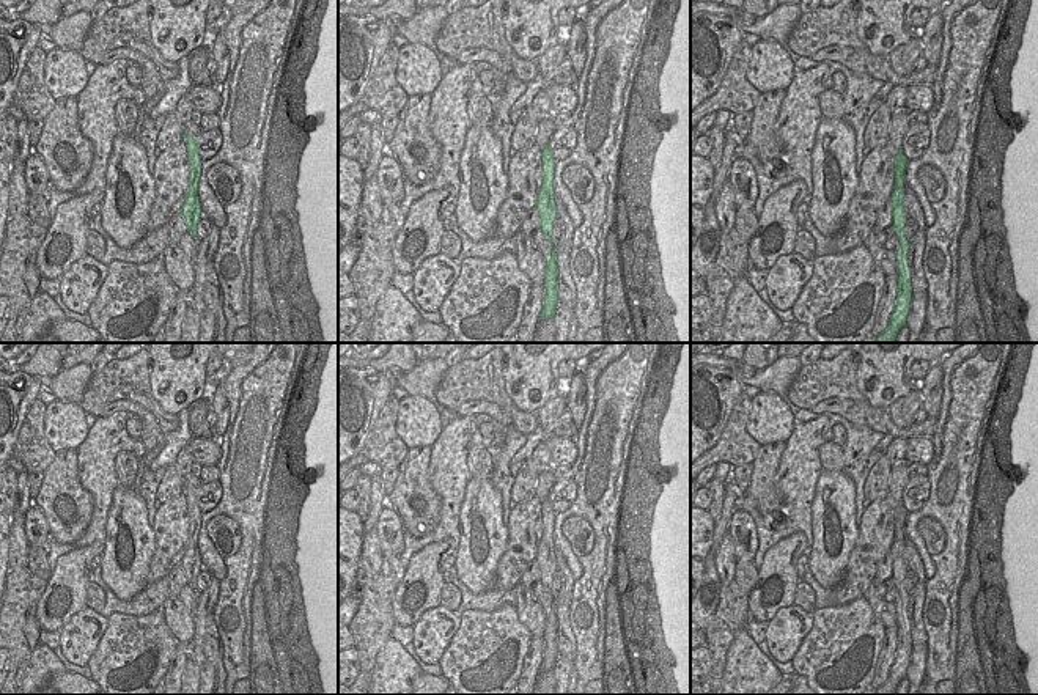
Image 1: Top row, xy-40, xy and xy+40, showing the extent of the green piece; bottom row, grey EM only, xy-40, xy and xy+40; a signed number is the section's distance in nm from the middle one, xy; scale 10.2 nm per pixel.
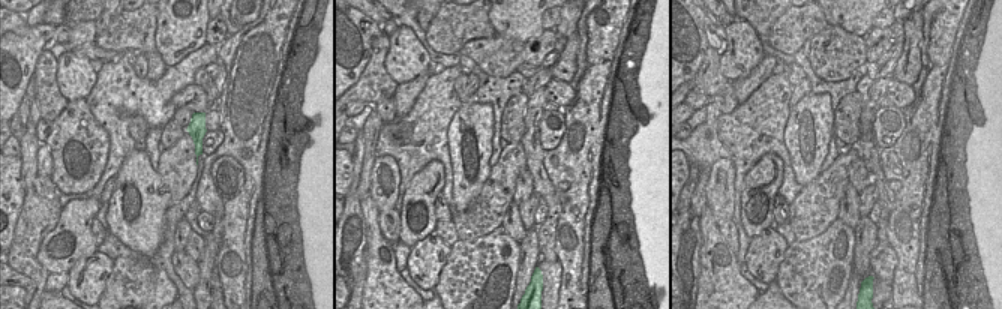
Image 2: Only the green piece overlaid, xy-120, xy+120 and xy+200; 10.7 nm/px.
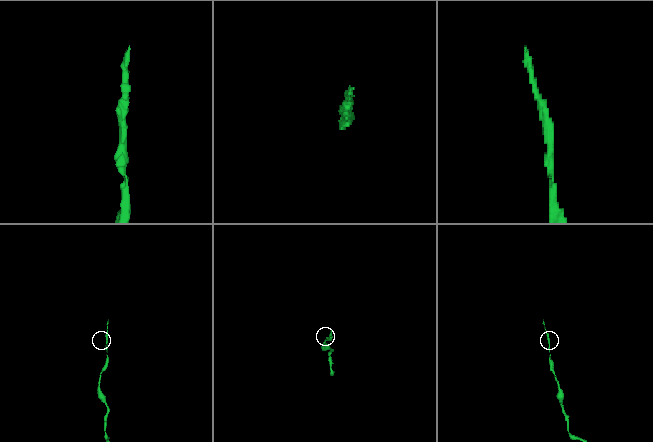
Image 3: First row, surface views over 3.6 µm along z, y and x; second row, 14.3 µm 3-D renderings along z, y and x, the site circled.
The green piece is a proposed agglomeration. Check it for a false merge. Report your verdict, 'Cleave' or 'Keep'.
Keep.

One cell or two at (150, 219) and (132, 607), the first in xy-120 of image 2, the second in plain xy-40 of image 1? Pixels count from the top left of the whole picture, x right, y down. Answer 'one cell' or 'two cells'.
two cells

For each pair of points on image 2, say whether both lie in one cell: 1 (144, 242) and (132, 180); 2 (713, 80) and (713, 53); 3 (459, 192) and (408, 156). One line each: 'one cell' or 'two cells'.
1: one cell
2: one cell
3: two cells

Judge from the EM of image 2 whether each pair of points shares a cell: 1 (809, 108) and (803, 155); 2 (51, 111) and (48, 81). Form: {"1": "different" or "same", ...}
{"1": "same", "2": "same"}

